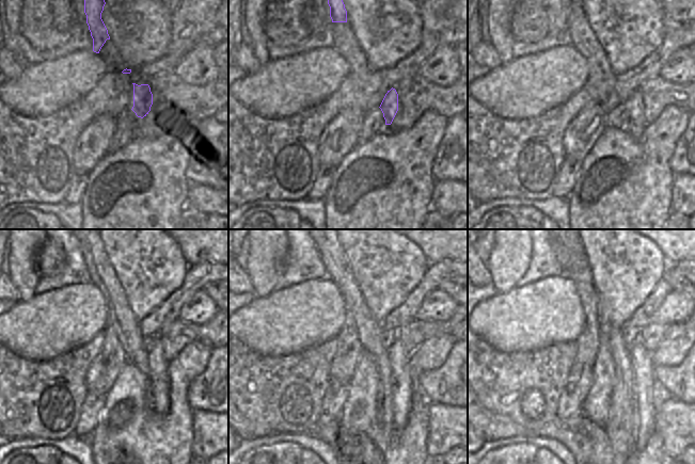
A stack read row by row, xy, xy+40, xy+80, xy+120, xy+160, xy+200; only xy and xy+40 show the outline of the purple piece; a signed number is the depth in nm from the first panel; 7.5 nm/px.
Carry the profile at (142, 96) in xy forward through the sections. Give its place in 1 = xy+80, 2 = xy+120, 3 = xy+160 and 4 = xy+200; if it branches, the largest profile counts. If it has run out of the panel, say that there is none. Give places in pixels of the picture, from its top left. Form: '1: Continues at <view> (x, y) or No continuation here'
1: Continues at xy+80 (635, 126)
2: Continues at xy+120 (157, 365)
3: Continues at xy+160 (401, 390)
4: Continues at xy+200 (643, 395)

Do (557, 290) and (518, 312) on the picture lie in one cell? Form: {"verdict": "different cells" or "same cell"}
{"verdict": "same cell"}

